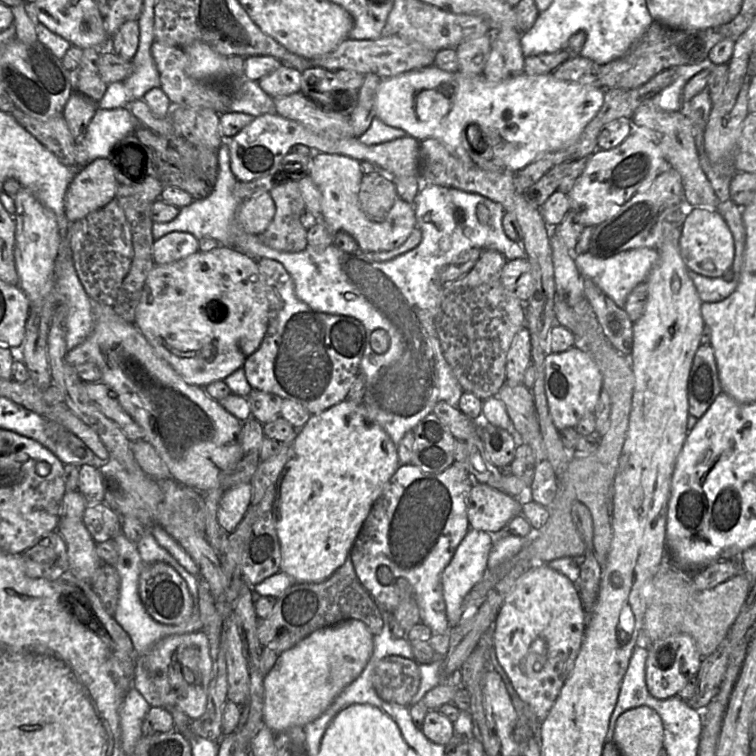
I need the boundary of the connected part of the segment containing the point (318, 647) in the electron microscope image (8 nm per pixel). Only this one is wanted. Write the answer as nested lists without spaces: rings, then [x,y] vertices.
[[[349,619],[333,626],[317,629],[282,652],[264,678],[264,724],[276,734],[292,726],[304,727],[317,719],[341,691],[362,673],[373,652],[373,637],[374,635],[363,622]]]

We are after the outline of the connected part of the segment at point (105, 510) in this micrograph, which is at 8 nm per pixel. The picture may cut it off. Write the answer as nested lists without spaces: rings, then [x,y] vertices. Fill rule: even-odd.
[[[104,502],[87,505],[82,522],[95,543],[111,540],[122,532],[121,516]]]

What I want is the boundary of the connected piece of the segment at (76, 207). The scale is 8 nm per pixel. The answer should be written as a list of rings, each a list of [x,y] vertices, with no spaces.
[[[97,158],[80,168],[64,199],[65,215],[74,223],[115,198],[116,178],[109,158]]]

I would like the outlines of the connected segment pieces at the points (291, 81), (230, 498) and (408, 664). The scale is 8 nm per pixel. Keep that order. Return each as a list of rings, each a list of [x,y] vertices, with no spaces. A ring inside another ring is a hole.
[[[282,64],[277,70],[257,81],[260,88],[271,98],[286,96],[300,92],[301,72]]]
[[[250,483],[239,484],[224,492],[218,504],[217,521],[227,533],[238,526],[251,504],[251,498]]]
[[[397,655],[381,659],[372,674],[374,690],[382,700],[408,707],[420,681],[419,664],[415,659]]]

